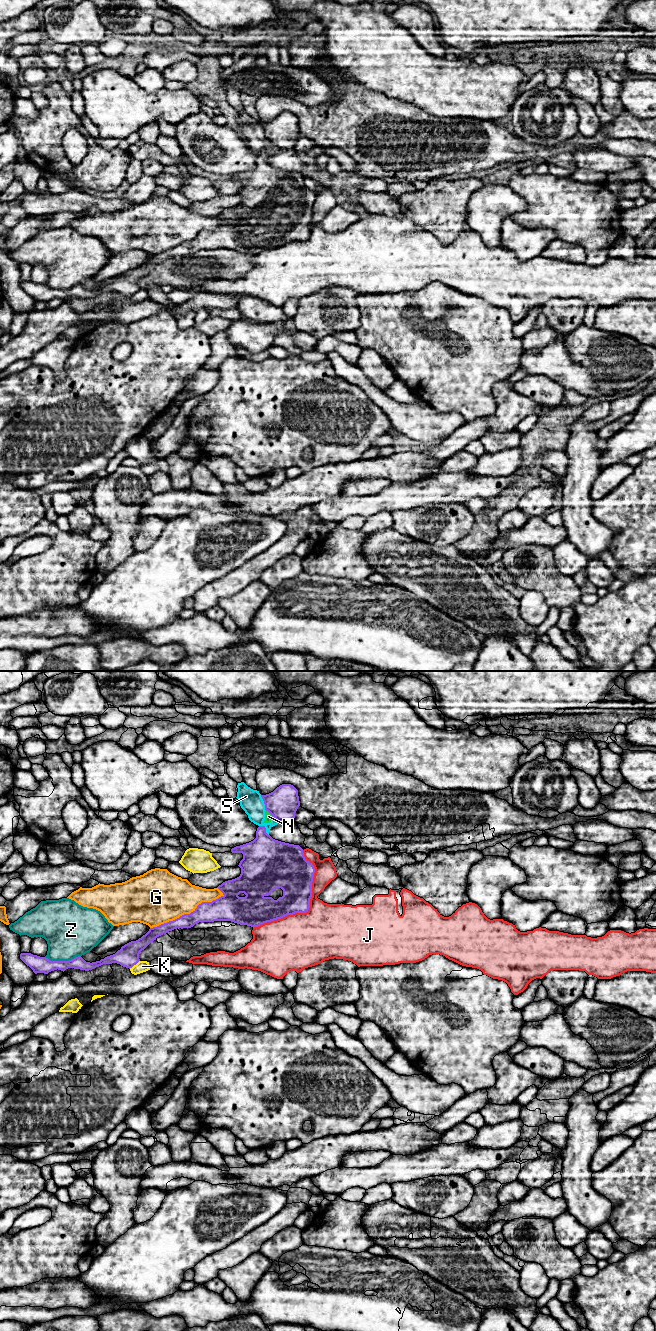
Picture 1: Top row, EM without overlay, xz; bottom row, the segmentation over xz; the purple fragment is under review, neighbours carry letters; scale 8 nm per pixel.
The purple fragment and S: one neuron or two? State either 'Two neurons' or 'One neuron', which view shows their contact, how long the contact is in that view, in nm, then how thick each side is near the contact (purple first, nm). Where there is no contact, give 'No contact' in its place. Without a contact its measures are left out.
Two neurons. Touches purple in xz. Shared border 140 nm. Thickness 240 nm (purple) against 180 nm

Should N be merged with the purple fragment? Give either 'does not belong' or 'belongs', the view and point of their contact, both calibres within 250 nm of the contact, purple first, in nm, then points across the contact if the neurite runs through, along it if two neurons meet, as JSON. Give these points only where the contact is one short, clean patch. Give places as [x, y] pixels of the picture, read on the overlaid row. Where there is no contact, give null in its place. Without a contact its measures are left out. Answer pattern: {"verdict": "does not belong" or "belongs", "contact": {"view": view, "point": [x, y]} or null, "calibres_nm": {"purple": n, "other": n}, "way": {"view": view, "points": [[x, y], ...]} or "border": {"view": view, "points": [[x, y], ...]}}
{"verdict": "does not belong", "contact": {"view": "xz", "point": [269, 812]}, "calibres_nm": {"purple": 240, "other": 60}, "border": {"view": "xz", "points": [[266, 810], [272, 816]]}}

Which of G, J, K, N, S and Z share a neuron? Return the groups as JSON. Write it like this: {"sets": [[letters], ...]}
{"sets": [["G"], ["J"], ["K"], ["N", "S"], ["Z"]]}

